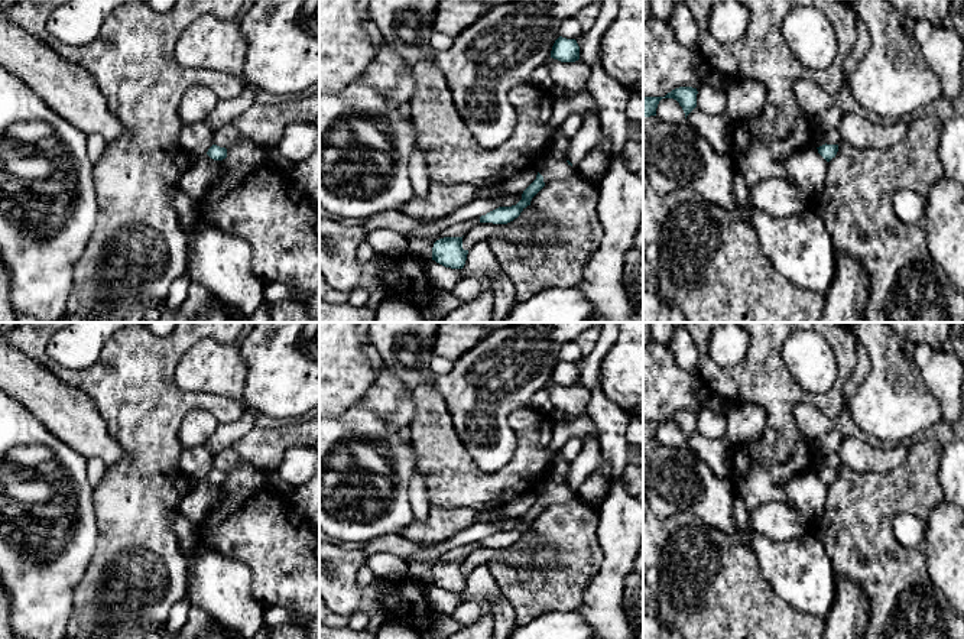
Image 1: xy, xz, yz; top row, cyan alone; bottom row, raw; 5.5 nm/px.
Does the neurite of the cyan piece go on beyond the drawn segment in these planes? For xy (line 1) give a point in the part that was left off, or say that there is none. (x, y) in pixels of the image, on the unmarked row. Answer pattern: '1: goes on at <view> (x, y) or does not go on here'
1: does not go on here

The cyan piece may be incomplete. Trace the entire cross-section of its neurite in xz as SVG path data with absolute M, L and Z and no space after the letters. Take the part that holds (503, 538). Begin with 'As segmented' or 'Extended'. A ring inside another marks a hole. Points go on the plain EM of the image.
As segmented. M538 496L536 503L523 515L522 523L512 531L499 531L480 541L480 546L507 548L517 542L530 529L532 522L545 510L543 500Z

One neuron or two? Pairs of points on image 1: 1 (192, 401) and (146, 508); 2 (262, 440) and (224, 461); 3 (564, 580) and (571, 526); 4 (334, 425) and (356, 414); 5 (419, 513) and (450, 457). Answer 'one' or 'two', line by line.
1: one
2: two
3: one
4: one
5: two

